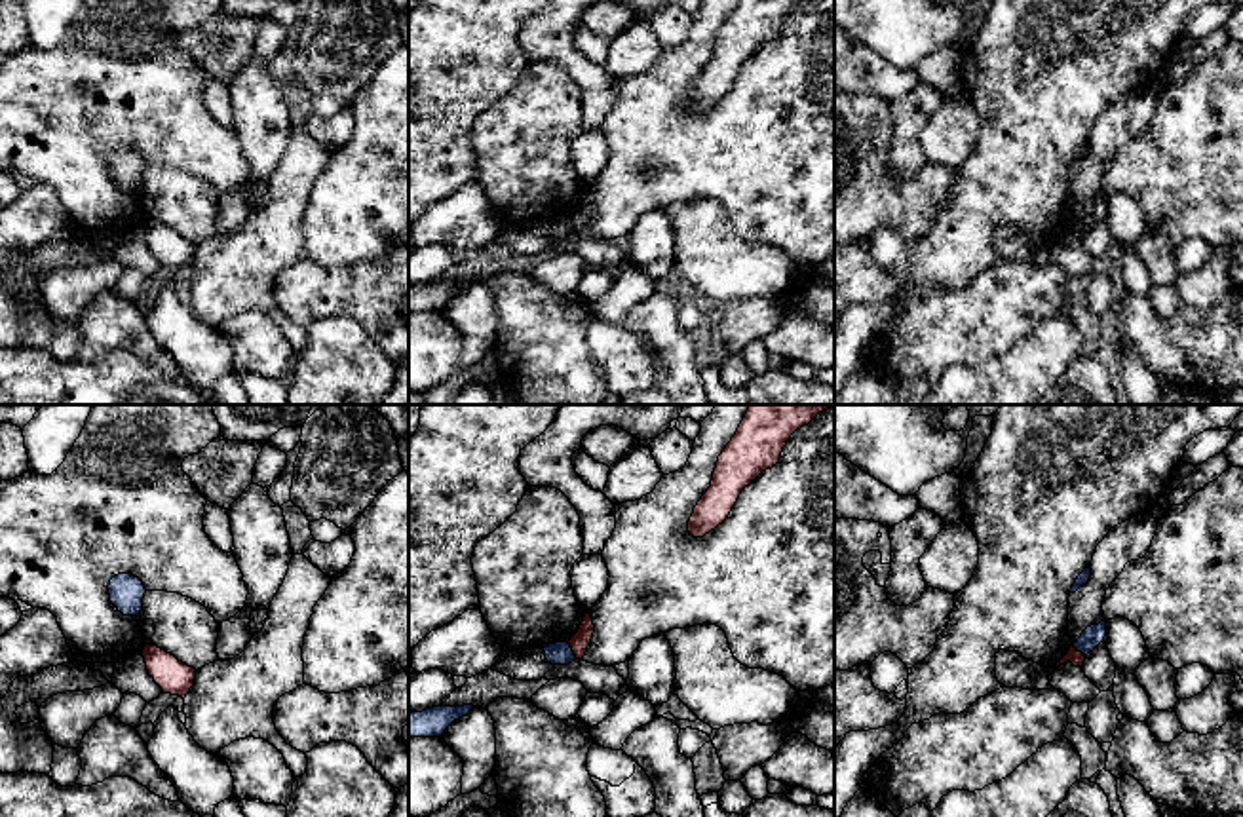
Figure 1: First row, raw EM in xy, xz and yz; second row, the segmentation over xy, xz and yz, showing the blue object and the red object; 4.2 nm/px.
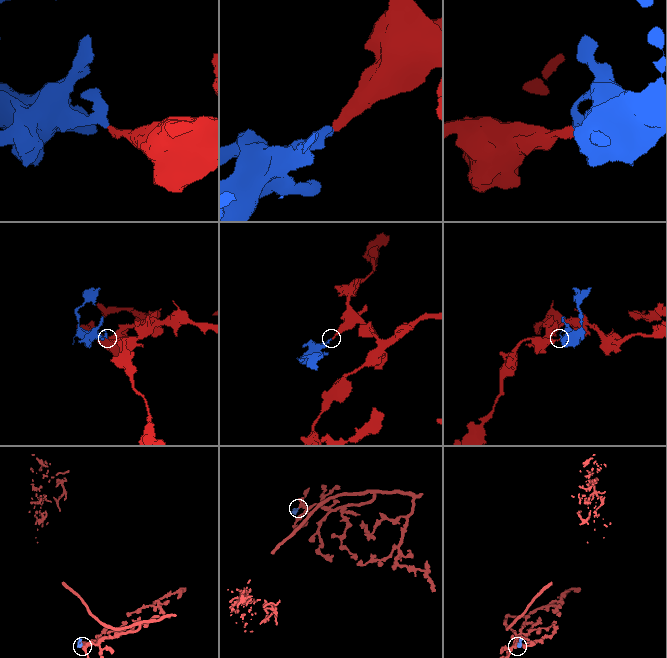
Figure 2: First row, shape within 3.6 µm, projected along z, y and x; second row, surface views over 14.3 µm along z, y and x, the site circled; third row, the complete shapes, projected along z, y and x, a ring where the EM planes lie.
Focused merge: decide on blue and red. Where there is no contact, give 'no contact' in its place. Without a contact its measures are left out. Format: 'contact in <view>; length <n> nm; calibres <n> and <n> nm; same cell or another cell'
contact in xz; length 80 nm; calibres 100 and 80 nm; another cell

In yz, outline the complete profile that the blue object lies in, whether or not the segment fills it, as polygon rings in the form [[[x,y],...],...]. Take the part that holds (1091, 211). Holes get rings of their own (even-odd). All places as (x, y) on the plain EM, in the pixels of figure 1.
[[[1100,196],[1099,200],[1087,201],[1072,220],[1083,230],[1087,230],[1104,215],[1104,211],[1106,211],[1106,196]]]

